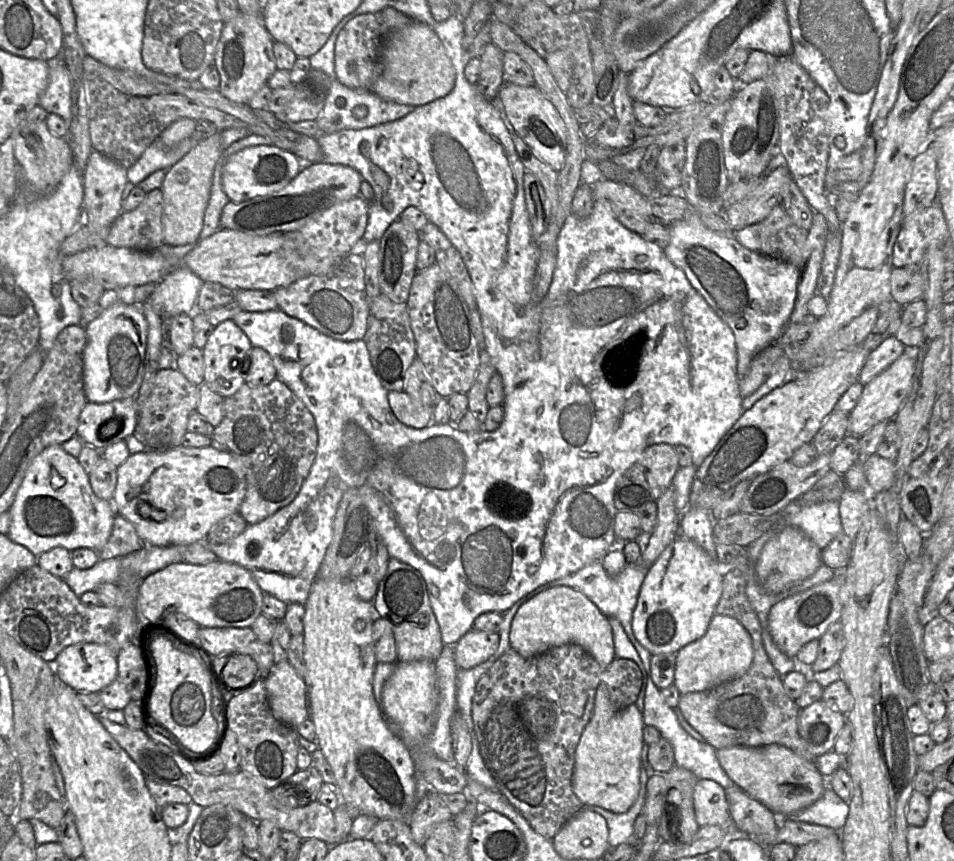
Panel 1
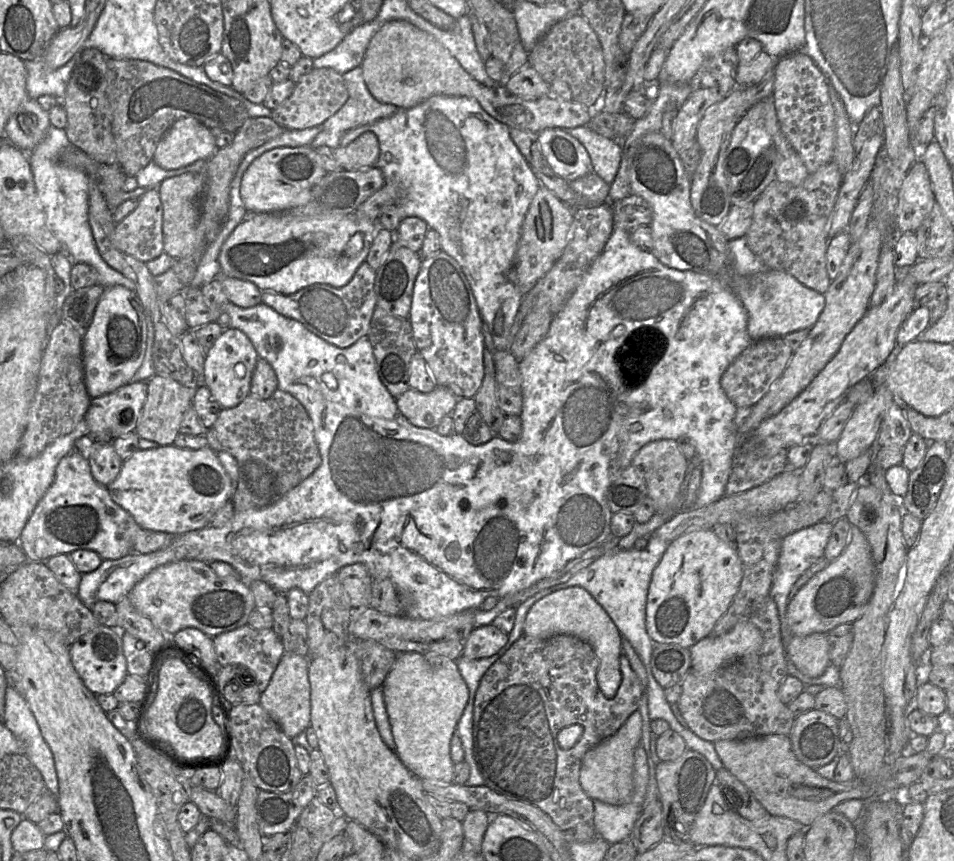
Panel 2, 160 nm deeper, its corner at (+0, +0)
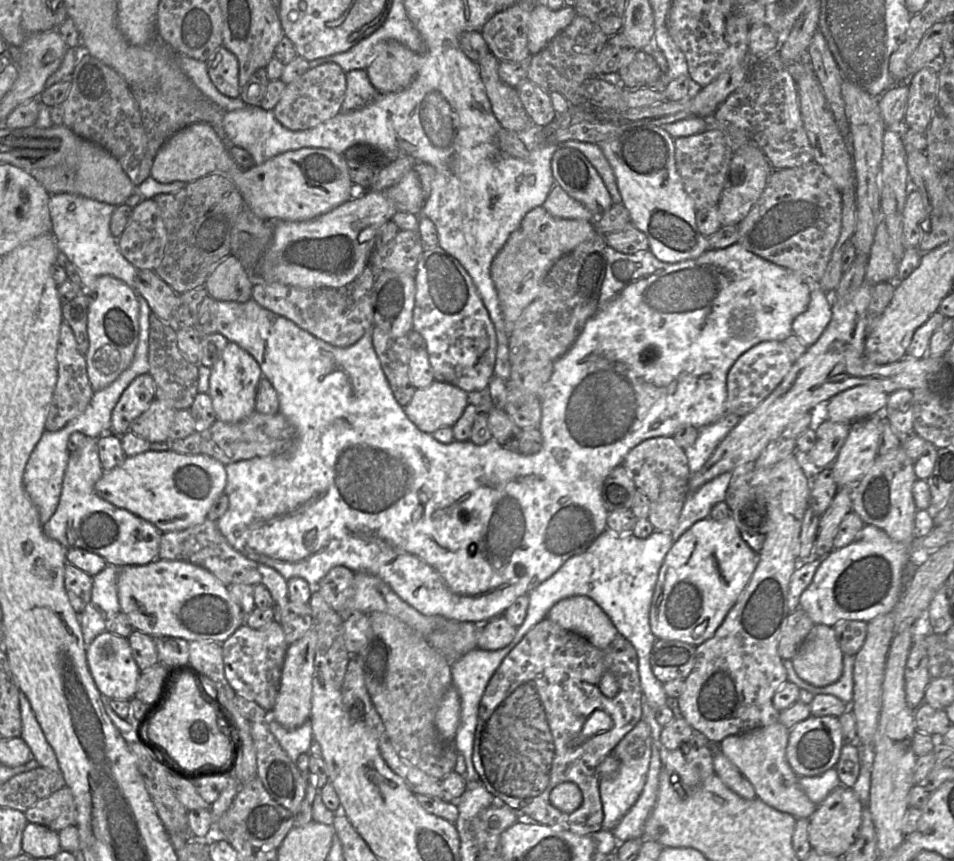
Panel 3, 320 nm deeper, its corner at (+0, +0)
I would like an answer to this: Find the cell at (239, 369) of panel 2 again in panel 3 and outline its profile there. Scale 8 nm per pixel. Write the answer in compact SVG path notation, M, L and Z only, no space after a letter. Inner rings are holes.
M229 342L220 359L211 367L209 391L216 418L225 423L236 423L255 411L258 384L263 377L259 364L246 350Z

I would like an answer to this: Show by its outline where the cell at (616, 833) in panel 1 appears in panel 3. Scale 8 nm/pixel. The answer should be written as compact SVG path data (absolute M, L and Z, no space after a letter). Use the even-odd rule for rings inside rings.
M640 719L633 729L621 739L612 754L619 761L618 772L613 778L600 778L599 781L599 791L603 809L602 828L607 831L612 831L620 822L623 816L637 801L645 785L652 754L652 733L649 724L645 720Z

